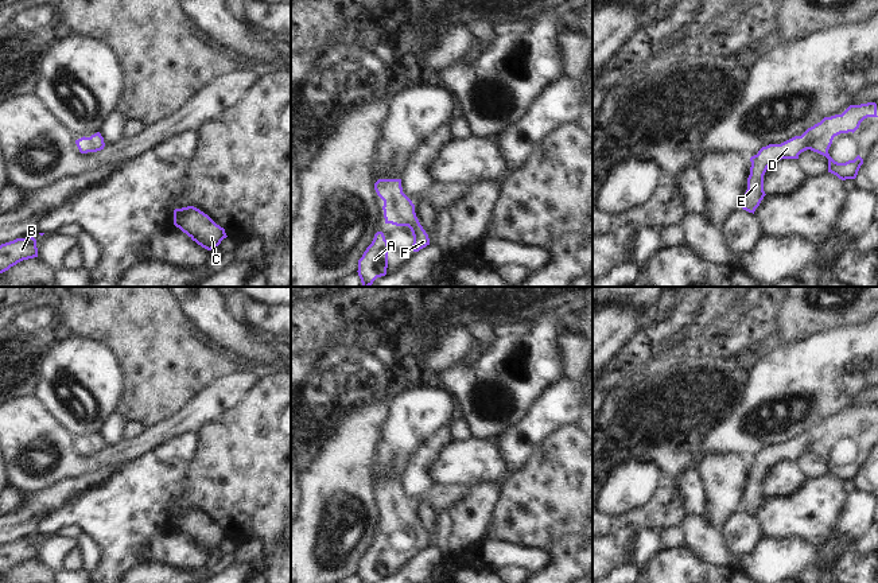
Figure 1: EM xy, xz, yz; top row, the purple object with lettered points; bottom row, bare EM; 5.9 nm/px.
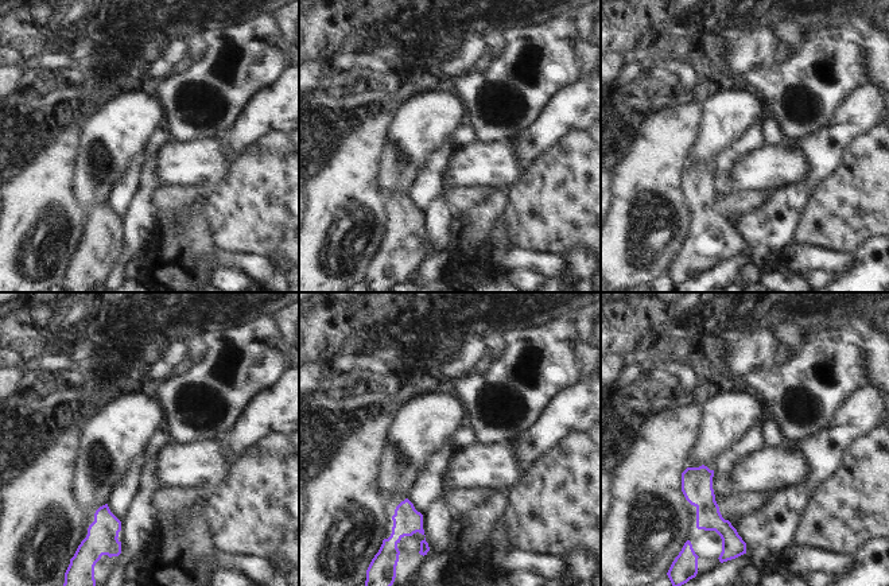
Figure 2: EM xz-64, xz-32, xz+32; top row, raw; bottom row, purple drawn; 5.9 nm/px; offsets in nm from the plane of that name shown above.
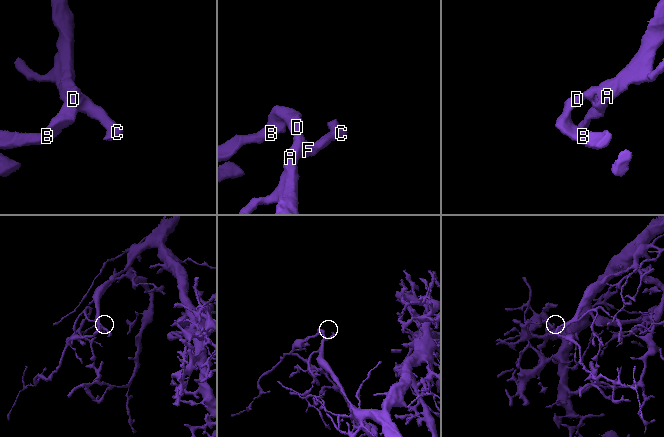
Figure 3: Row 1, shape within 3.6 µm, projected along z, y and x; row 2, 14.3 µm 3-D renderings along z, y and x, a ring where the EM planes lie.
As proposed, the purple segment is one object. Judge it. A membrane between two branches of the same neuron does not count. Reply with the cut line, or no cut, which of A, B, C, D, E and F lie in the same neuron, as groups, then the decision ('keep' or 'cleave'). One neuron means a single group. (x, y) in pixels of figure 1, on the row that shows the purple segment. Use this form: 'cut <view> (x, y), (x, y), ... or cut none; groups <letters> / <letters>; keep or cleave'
cut none; groups A B C D E F; keep

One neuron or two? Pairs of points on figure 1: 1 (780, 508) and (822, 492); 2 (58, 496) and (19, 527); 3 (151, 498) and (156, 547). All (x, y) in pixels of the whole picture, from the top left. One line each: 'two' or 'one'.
1: one
2: one
3: two

